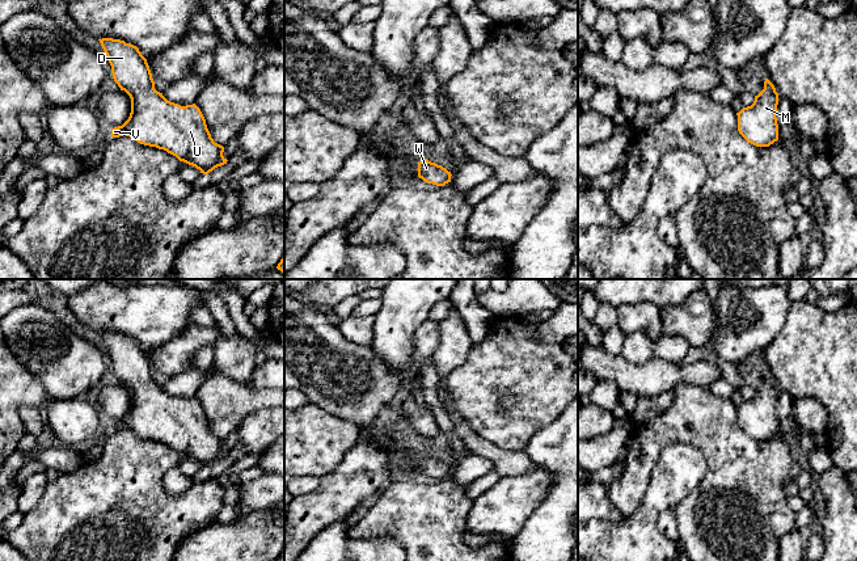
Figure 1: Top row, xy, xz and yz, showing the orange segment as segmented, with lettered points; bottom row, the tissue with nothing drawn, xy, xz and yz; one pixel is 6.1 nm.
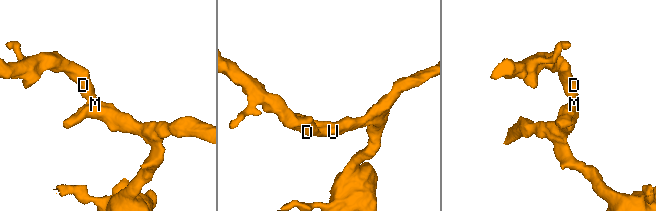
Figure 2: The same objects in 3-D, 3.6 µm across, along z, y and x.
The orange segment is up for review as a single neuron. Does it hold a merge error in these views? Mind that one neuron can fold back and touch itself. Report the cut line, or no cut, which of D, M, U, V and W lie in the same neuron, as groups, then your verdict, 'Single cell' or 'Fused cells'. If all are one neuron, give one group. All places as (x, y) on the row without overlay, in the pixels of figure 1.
No split. Groups: D M U V W. Single cell

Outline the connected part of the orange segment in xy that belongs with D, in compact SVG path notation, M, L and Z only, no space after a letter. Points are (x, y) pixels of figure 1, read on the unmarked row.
M98 333L111 359L114 375L131 392L128 413L111 422L111 431L130 430L138 436L164 443L203 468L227 457L224 440L215 436L200 402L168 395L155 383L147 353L139 342L121 333Z

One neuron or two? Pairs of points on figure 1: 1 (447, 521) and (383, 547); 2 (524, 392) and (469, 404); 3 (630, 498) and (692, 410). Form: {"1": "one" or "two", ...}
{"1": "two", "2": "one", "3": "one"}

